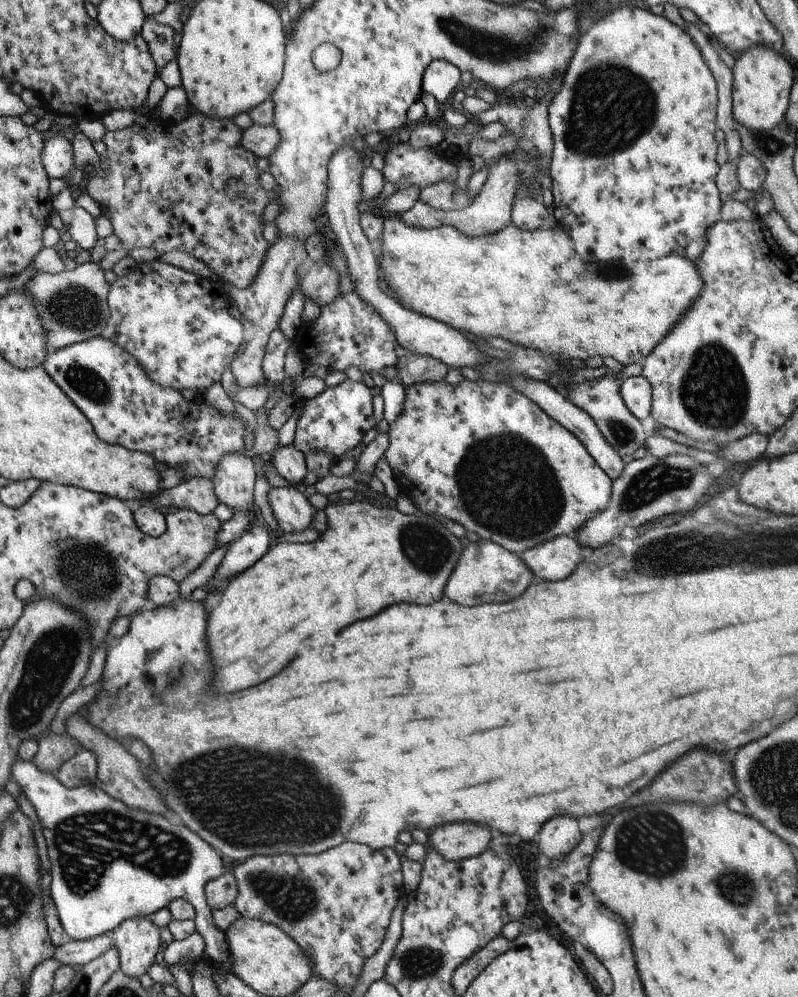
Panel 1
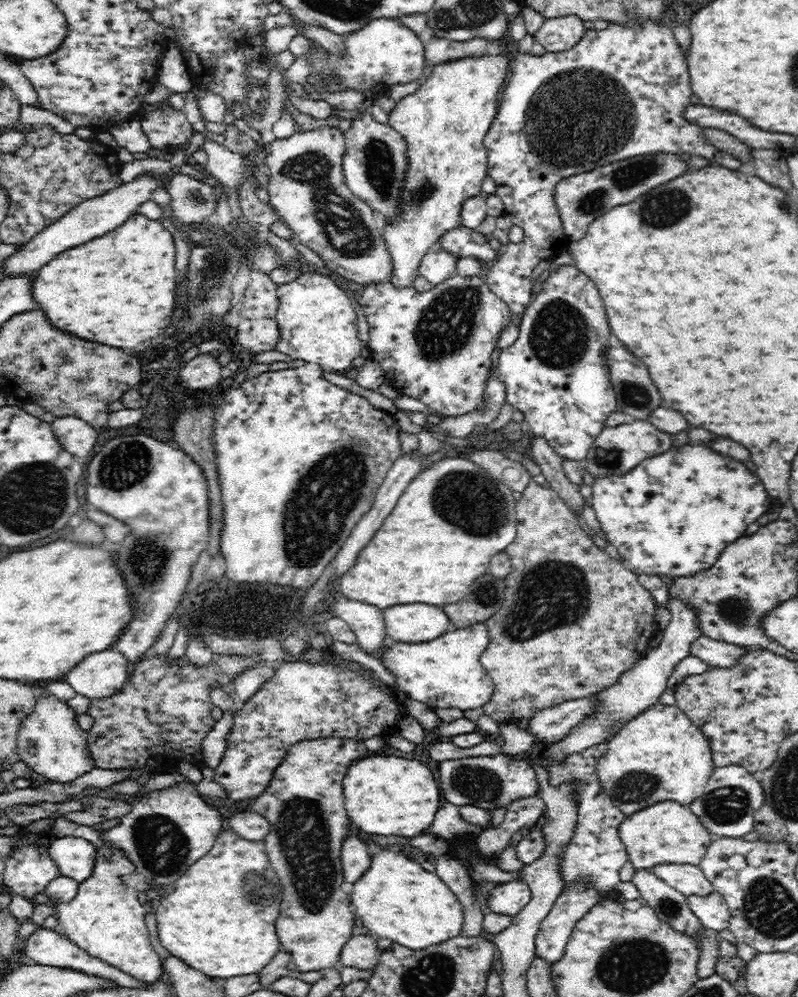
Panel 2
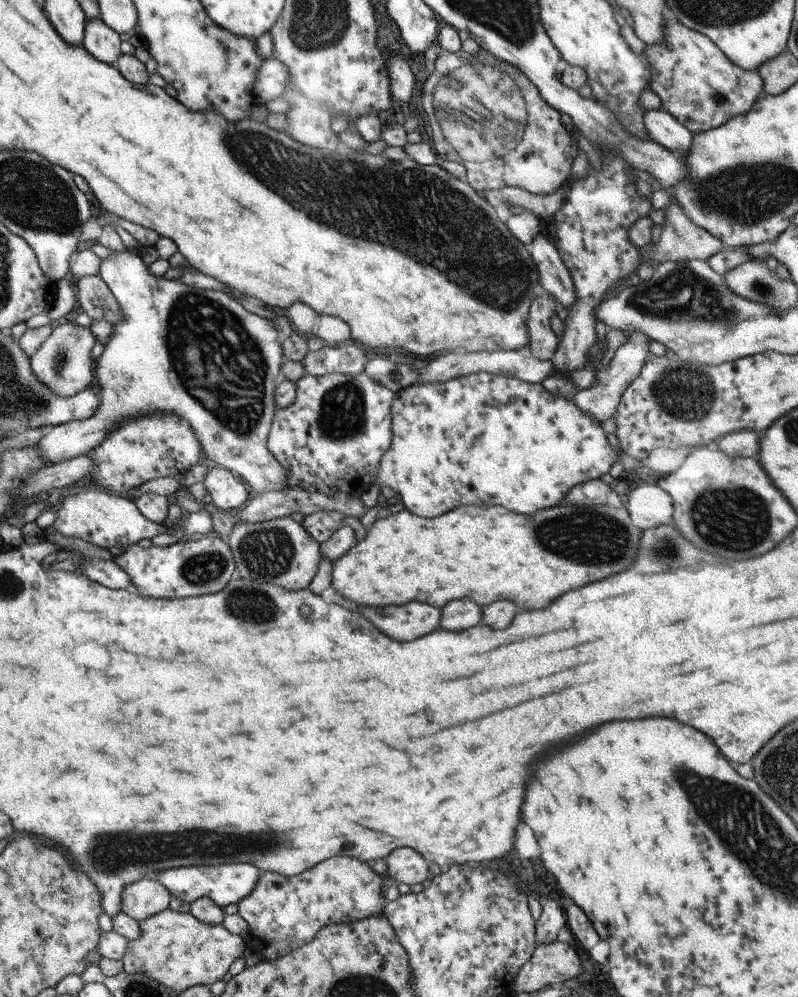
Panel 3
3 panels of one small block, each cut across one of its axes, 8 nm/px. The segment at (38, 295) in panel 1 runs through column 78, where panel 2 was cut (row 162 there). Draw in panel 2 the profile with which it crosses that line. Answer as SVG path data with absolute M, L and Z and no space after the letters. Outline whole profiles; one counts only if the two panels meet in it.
M330 126L306 133L294 133L284 140L275 139L270 144L270 153L265 163L269 175L266 186L269 201L279 220L288 225L298 242L324 260L324 268L330 268L334 274L340 274L342 278L356 284L384 283L384 280L390 280L393 273L392 257L386 252L385 238L382 238L371 206L348 188L343 172L344 151L345 137L342 130Z

